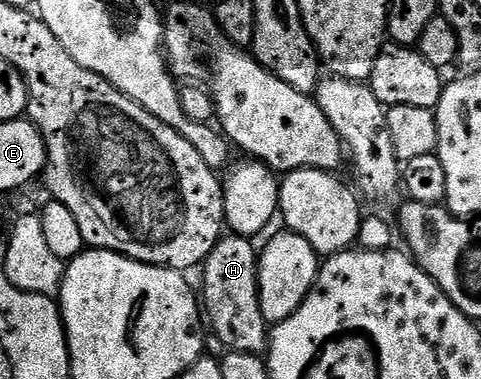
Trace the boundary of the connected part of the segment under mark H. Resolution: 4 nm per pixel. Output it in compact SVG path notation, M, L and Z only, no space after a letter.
M223 234L206 262L201 264L200 295L204 300L204 315L208 320L209 330L210 327L214 330L215 337L223 343L226 351L262 355L268 347L268 324L260 309L260 289L258 288L260 251L252 244L254 243L243 235Z

